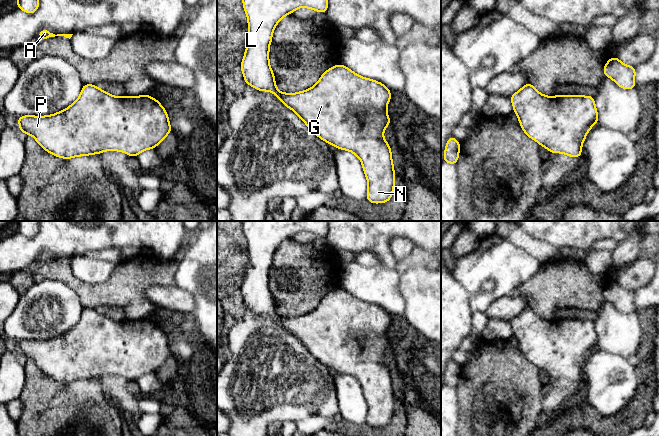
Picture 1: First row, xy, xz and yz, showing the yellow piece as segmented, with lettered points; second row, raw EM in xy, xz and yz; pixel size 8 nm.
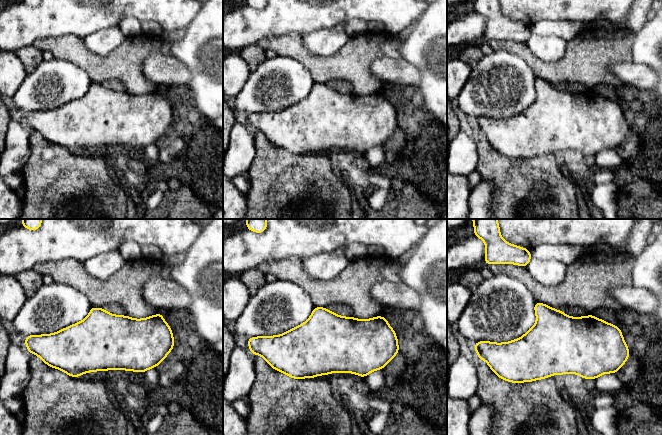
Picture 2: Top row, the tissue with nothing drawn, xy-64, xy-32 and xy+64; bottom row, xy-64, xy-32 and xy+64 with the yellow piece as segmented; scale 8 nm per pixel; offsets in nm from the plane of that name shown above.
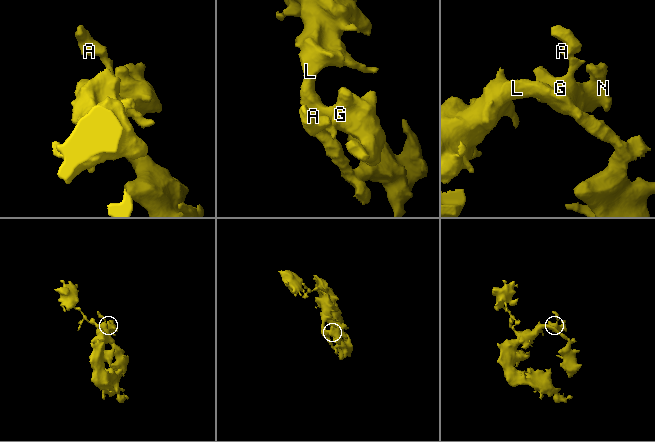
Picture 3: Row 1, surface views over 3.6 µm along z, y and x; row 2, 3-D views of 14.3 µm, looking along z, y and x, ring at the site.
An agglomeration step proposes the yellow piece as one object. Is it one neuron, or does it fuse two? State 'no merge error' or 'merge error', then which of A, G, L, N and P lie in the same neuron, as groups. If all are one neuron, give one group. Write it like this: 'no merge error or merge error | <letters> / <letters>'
no merge error | A G L N P

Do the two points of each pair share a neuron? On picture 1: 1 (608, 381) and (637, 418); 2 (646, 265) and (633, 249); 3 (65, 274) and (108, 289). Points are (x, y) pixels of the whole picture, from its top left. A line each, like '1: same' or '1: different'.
1: different
2: different
3: same

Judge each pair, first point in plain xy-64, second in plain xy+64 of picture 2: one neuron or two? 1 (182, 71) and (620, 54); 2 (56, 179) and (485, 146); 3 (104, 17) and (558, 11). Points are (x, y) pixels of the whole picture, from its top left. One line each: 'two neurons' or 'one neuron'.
1: two neurons
2: one neuron
3: one neuron

